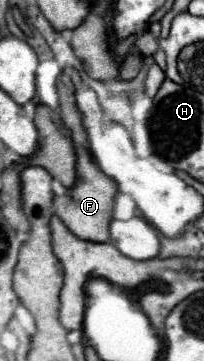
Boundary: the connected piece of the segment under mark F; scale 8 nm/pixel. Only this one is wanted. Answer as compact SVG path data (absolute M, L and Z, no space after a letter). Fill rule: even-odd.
M60 74L58 88L60 88L60 116L66 128L72 132L72 142L76 150L76 184L66 190L66 200L62 200L62 196L54 196L54 212L78 238L92 242L108 242L108 224L112 220L112 202L116 194L116 184L96 168L90 156L90 146L86 140L84 126L80 122L80 114L74 102L74 88L68 74Z

